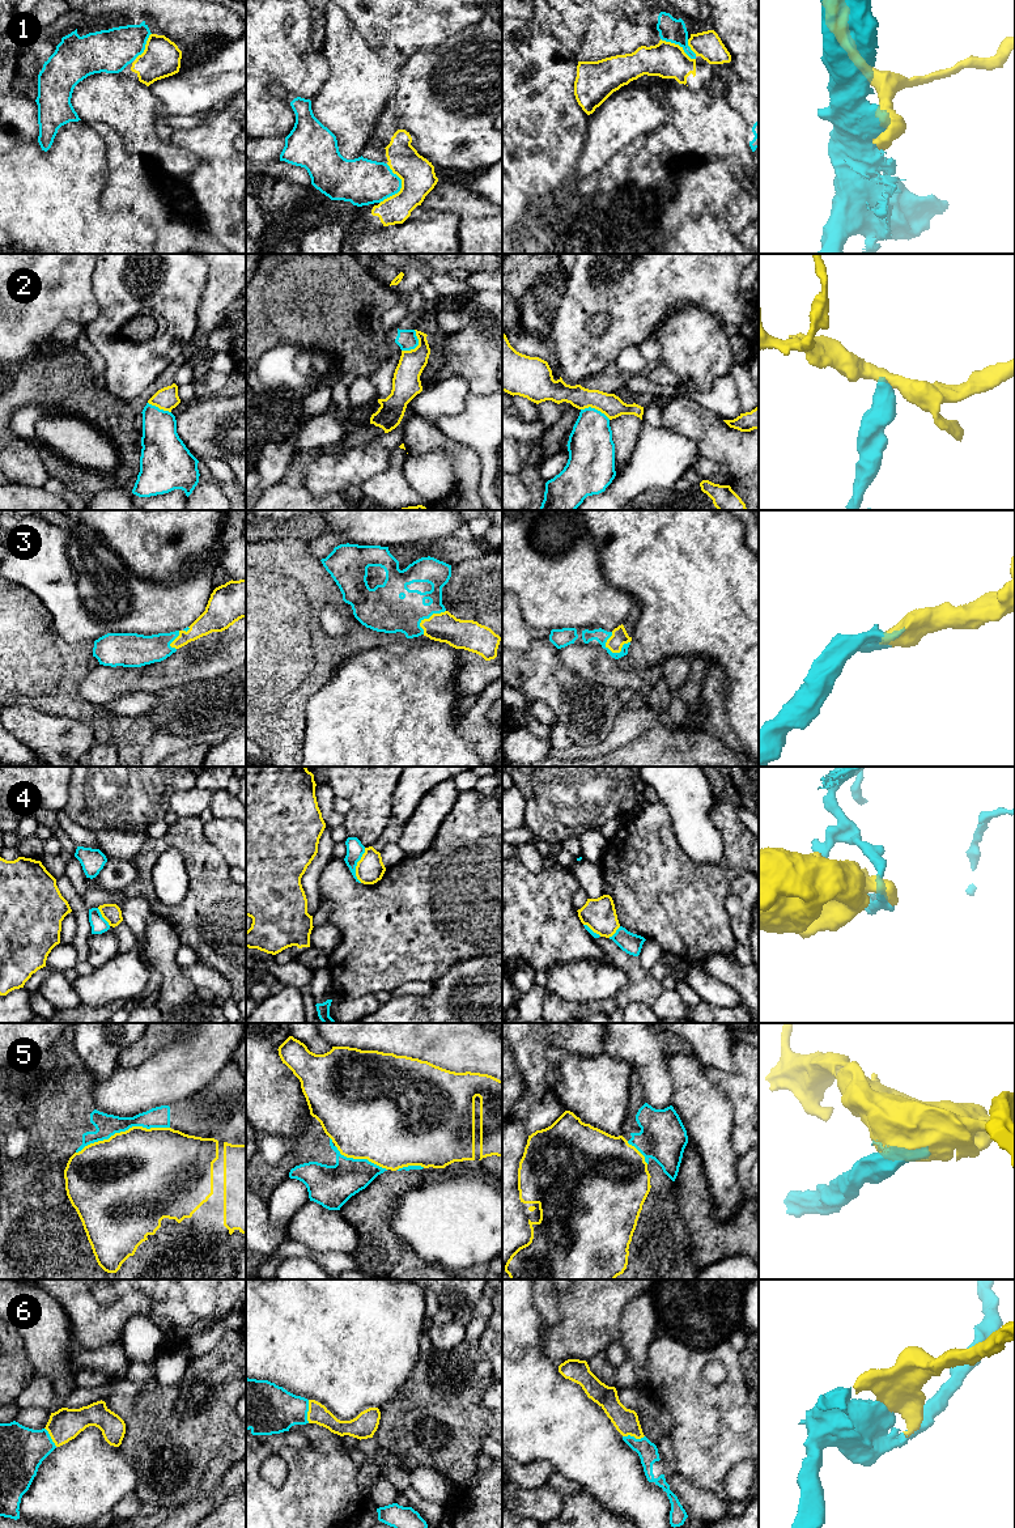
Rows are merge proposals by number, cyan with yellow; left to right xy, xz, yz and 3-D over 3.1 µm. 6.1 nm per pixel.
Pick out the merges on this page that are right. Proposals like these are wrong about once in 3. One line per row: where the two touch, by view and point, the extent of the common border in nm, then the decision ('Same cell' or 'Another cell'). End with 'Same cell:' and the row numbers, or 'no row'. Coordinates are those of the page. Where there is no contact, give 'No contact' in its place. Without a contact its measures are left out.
1: Touches cyan at xz (400, 187). Shared border 260 nm. Another cell
2: Touches cyan at xz (416, 346). Shared border 160 nm. Another cell
3: Touches cyan at yz (618, 653). Shared border 160 nm. Same cell
4: Touches cyan at xz (356, 865). Shared border 220 nm. Another cell
5: Touches cyan at xy (122, 1130). Shared border 600 nm. Another cell
6: Touches cyan at xz (308, 1410). Shared border 140 nm. Same cell
Same cell: 3, 6

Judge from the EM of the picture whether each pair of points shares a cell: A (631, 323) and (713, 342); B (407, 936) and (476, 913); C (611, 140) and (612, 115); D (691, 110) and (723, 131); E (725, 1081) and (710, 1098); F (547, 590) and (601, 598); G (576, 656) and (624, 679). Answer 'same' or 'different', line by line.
A: different
B: same
C: same
D: same
E: different
F: same
G: same

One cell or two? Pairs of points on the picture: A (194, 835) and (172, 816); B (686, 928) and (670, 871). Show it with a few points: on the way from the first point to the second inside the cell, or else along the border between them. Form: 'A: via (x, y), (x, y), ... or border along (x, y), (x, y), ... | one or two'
A: border along (198, 815), (182, 816), (169, 824) | two
B: via (684, 913), (675, 900), (675, 891), (670, 886) | one

